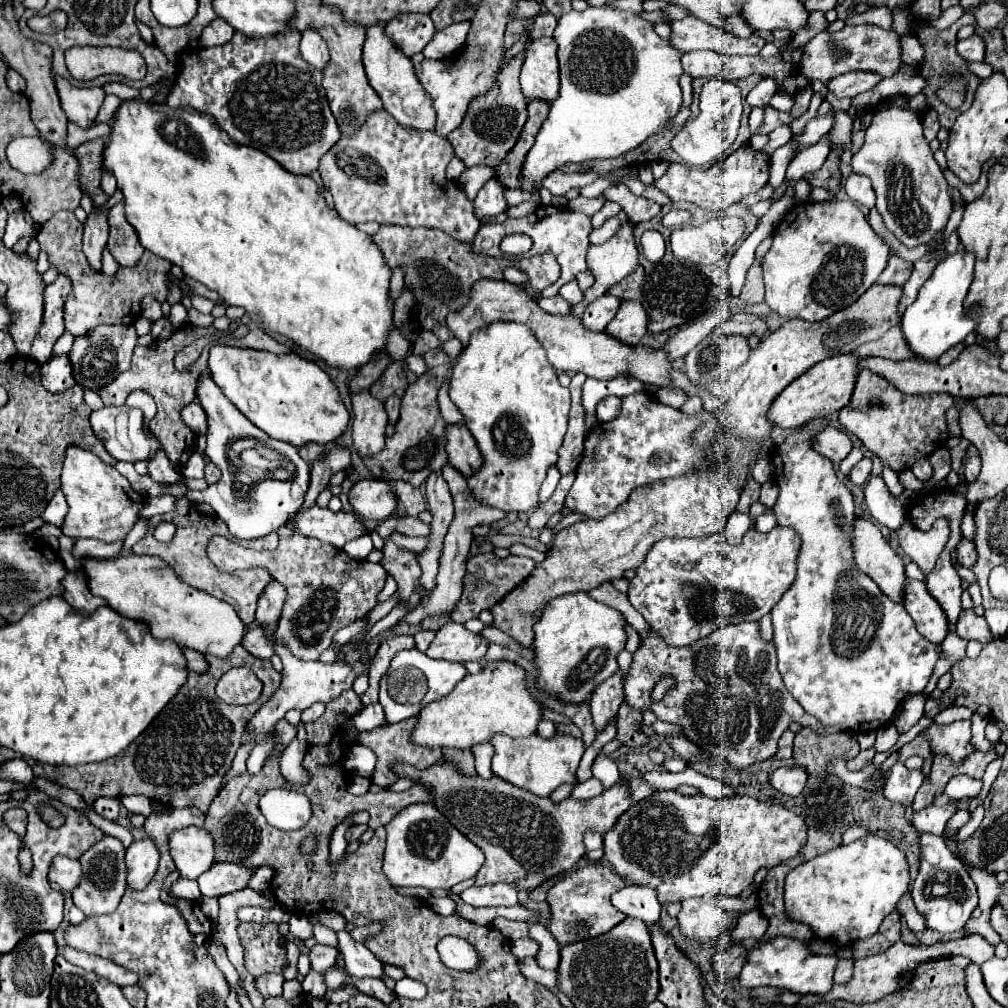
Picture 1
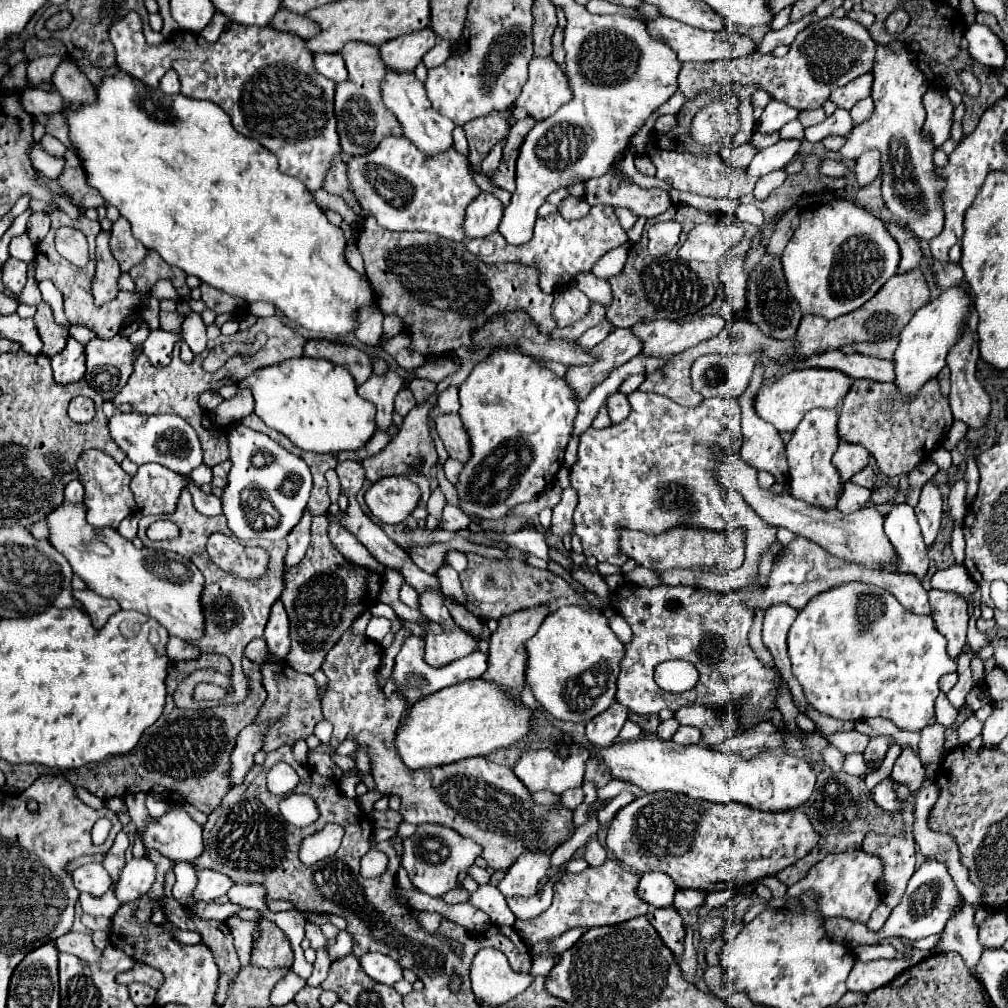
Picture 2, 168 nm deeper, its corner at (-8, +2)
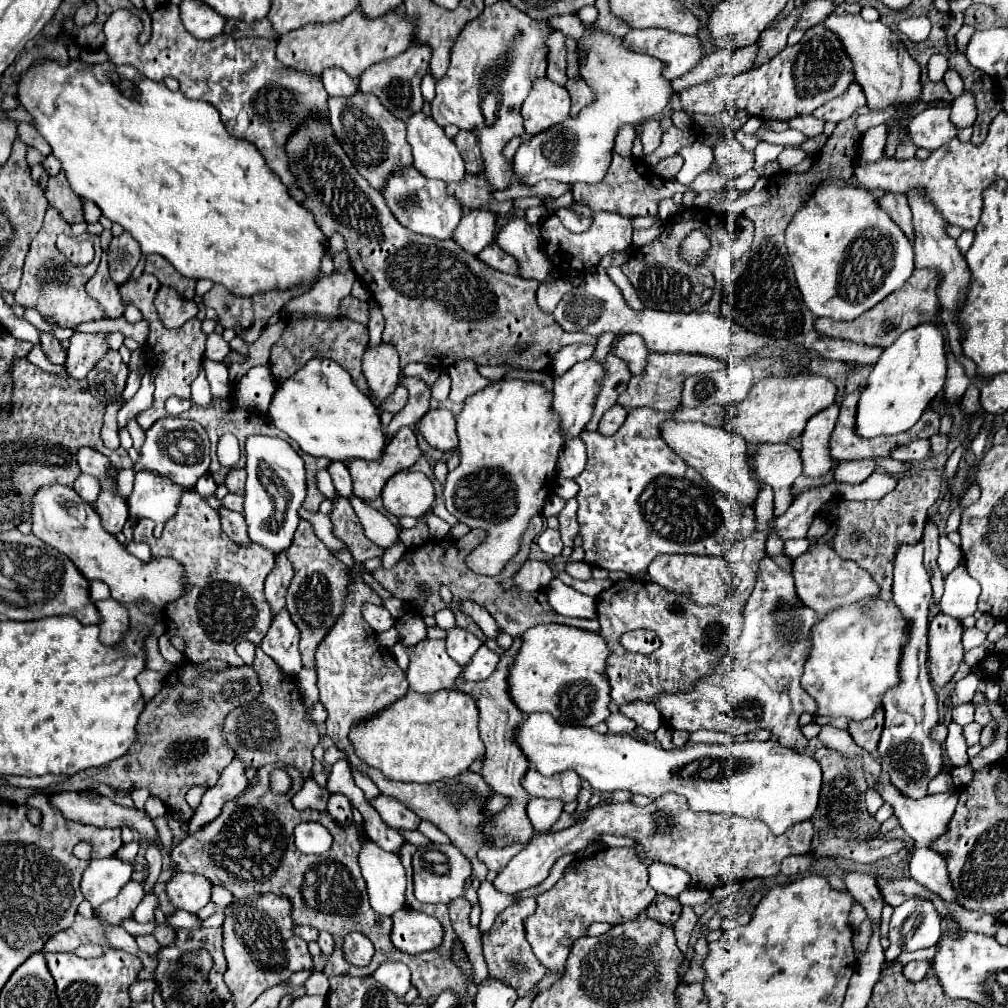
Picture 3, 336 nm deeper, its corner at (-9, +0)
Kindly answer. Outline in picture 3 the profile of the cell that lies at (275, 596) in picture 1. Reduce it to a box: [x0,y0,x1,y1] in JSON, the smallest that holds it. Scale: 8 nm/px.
[260,609,302,675]

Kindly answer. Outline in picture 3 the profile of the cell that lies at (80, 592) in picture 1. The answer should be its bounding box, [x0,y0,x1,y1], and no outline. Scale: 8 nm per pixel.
[94,599,130,645]

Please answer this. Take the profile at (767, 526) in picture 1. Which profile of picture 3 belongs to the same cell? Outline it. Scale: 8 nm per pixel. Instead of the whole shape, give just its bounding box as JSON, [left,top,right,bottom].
[784,539,810,559]

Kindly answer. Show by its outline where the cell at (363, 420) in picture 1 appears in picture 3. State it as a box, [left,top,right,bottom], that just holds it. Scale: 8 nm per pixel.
[362,343,400,409]

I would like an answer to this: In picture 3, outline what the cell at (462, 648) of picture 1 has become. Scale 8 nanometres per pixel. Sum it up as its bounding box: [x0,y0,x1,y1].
[406,639,460,693]

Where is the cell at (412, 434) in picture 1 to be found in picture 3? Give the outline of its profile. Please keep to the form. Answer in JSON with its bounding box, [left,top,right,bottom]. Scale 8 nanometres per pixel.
[348,427,422,499]

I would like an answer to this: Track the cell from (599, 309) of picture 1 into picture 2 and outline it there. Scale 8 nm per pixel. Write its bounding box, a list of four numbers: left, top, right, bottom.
[575,319,613,349]

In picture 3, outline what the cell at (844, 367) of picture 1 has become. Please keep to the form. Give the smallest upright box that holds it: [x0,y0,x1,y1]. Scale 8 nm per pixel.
[724,373,836,445]

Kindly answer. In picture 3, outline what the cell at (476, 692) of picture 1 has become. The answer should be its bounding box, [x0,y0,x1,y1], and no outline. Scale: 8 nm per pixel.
[350,689,484,783]

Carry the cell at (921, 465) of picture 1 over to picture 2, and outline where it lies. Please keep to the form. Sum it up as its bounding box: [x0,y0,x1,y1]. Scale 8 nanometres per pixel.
[915,481,943,549]

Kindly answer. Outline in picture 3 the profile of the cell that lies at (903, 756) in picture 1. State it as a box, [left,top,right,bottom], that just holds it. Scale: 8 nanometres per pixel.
[962,627,986,651]

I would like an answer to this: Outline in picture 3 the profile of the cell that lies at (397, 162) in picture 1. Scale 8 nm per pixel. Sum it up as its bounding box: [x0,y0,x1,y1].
[380,165,462,239]

